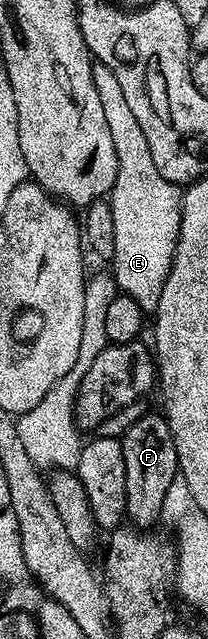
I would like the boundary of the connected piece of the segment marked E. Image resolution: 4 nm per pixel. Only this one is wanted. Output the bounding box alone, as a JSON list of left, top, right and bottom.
[16,67,182,469]

